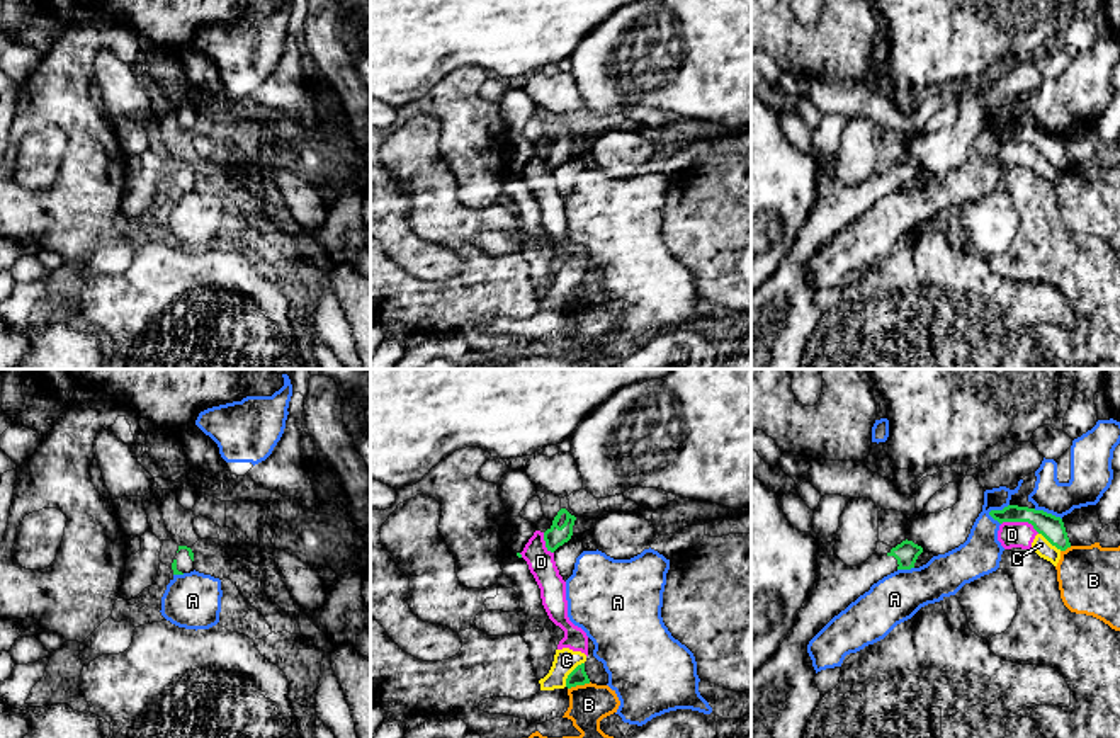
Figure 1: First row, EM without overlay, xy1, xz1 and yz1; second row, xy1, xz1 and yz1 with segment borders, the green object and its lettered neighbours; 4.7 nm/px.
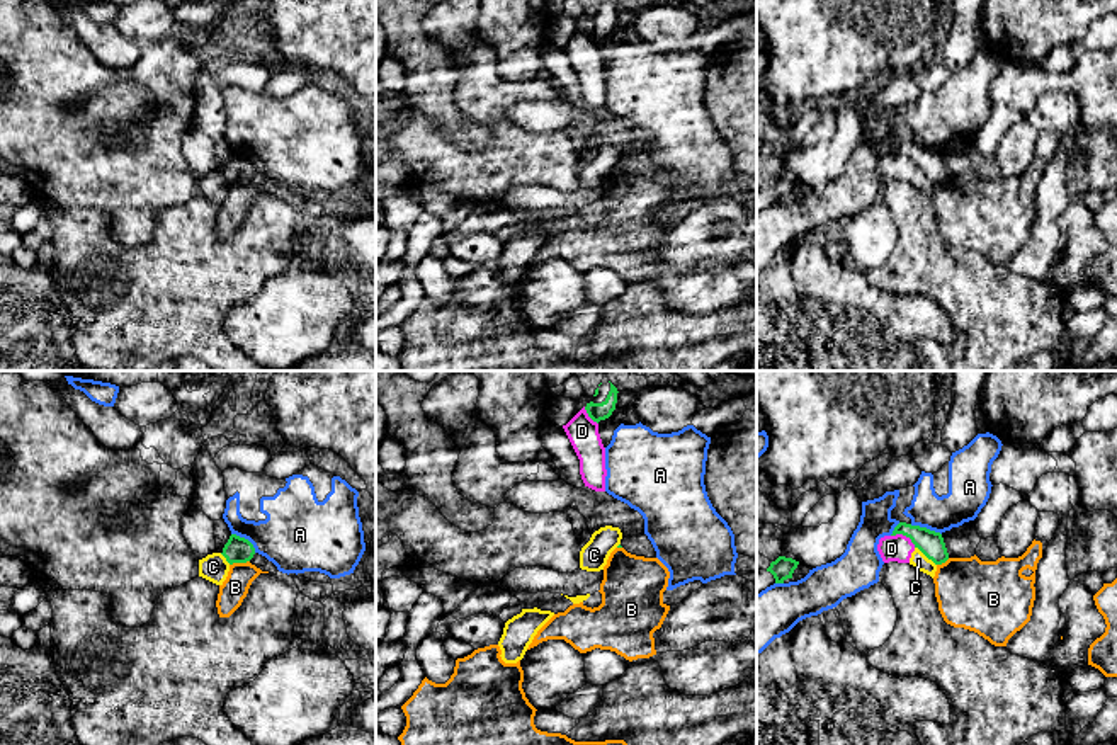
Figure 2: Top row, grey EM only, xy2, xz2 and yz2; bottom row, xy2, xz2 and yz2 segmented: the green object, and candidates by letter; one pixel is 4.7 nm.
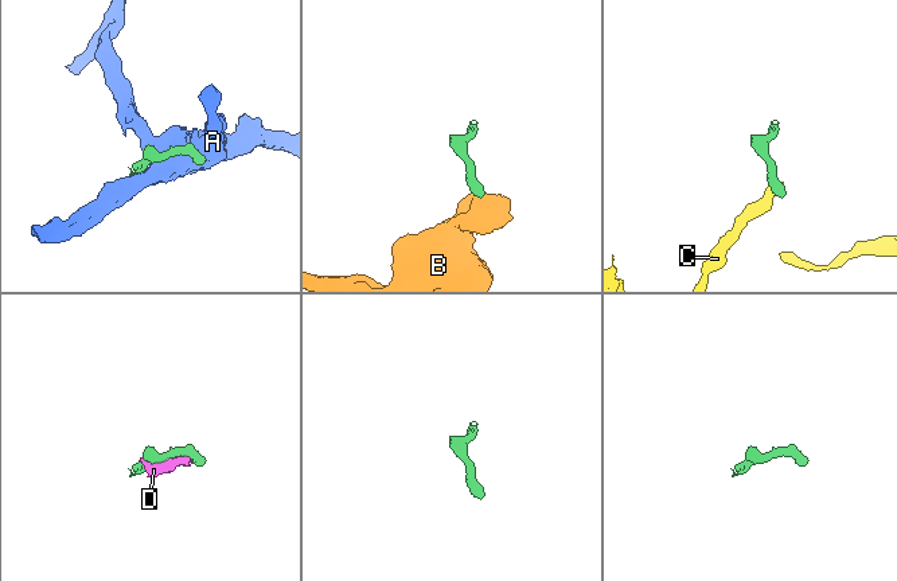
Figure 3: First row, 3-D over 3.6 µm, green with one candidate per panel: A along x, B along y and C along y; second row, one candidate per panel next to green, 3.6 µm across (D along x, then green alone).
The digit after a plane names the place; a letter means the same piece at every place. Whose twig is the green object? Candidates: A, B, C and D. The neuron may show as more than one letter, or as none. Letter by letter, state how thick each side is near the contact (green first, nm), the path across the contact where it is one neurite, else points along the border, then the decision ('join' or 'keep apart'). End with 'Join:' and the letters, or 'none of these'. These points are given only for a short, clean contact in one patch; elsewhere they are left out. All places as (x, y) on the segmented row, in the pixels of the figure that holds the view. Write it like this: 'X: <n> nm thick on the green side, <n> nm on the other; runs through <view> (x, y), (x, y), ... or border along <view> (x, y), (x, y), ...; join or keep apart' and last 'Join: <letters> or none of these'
A: 110 nm thick on the green side, 190 nm on the other; keep apart
B: 80 nm thick on the green side, 190 nm on the other; border along xz1 (590, 682), (568, 689); keep apart
C: 80 nm thick on the green side, 110 nm on the other; border along xz1 (583, 662), (568, 675), (565, 686); keep apart
D: 110 nm thick on the green side, 130 nm on the other; keep apart
Join: none of these

